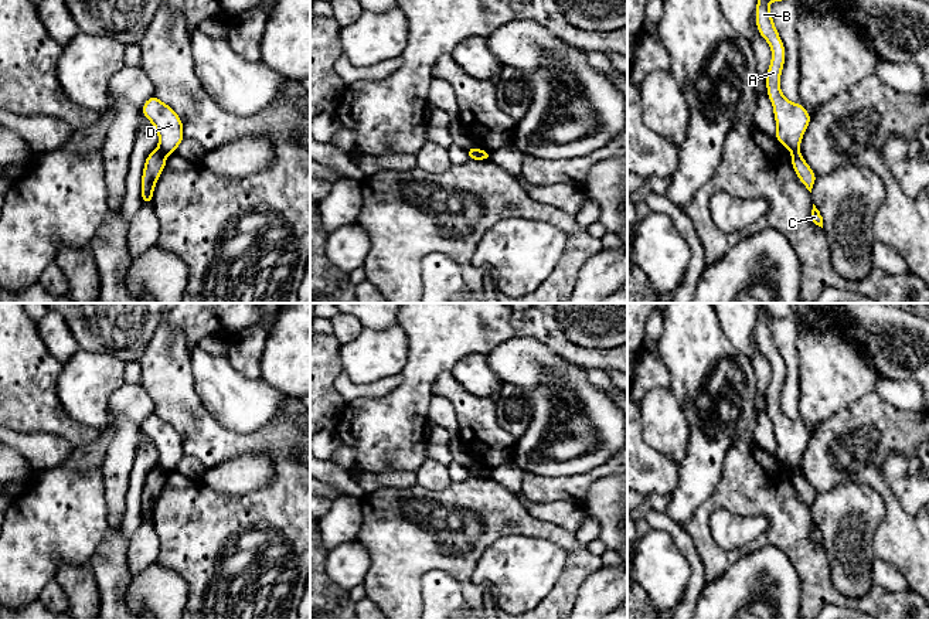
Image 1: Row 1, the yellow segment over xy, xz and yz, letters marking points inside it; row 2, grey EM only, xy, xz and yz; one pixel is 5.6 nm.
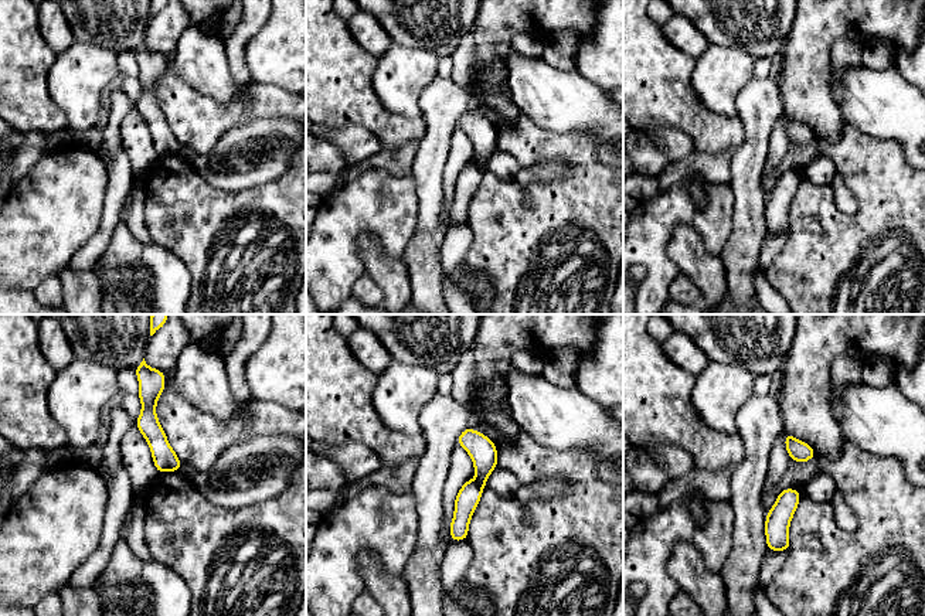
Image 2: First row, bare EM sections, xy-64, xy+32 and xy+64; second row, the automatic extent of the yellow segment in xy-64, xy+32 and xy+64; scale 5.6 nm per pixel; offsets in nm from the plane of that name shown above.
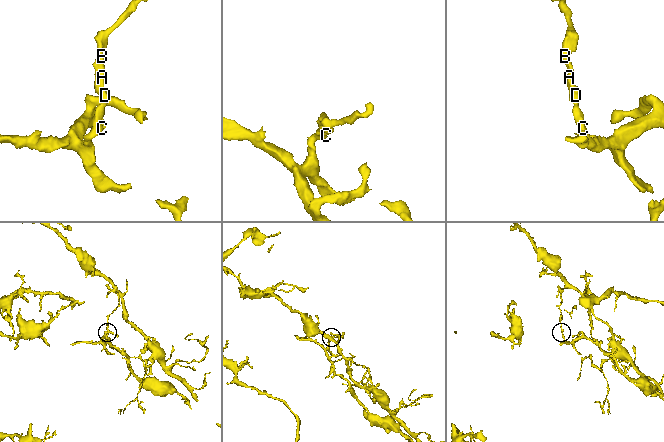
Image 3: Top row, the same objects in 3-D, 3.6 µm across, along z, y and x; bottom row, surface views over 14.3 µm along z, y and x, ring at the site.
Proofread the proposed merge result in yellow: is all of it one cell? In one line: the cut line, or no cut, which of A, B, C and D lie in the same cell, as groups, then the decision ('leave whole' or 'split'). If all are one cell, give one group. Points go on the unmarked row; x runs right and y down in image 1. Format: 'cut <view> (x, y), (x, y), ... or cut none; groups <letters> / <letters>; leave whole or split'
cut xy (157, 465), (164, 473); groups A B D / C; split

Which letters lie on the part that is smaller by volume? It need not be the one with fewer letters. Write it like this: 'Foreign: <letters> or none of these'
Foreign: C

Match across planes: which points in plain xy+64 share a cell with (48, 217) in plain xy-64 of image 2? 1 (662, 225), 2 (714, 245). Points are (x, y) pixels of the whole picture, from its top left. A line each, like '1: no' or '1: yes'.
1: yes
2: yes

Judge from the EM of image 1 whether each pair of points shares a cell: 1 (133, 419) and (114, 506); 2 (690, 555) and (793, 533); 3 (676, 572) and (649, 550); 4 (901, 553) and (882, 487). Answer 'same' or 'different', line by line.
1: same
2: different
3: same
4: same

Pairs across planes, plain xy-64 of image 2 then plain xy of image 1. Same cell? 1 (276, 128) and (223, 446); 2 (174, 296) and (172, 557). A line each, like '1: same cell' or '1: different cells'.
1: different cells
2: different cells

